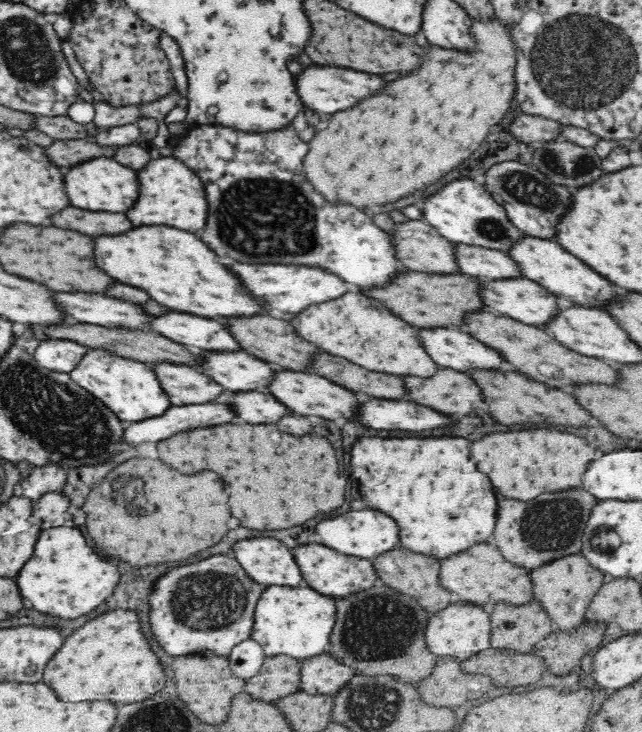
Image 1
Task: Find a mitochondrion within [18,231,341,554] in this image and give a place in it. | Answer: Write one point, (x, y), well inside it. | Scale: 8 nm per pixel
(122, 496)

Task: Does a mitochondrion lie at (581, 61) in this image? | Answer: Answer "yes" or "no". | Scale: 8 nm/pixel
yes

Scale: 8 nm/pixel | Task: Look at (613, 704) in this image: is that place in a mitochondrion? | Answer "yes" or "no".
no

